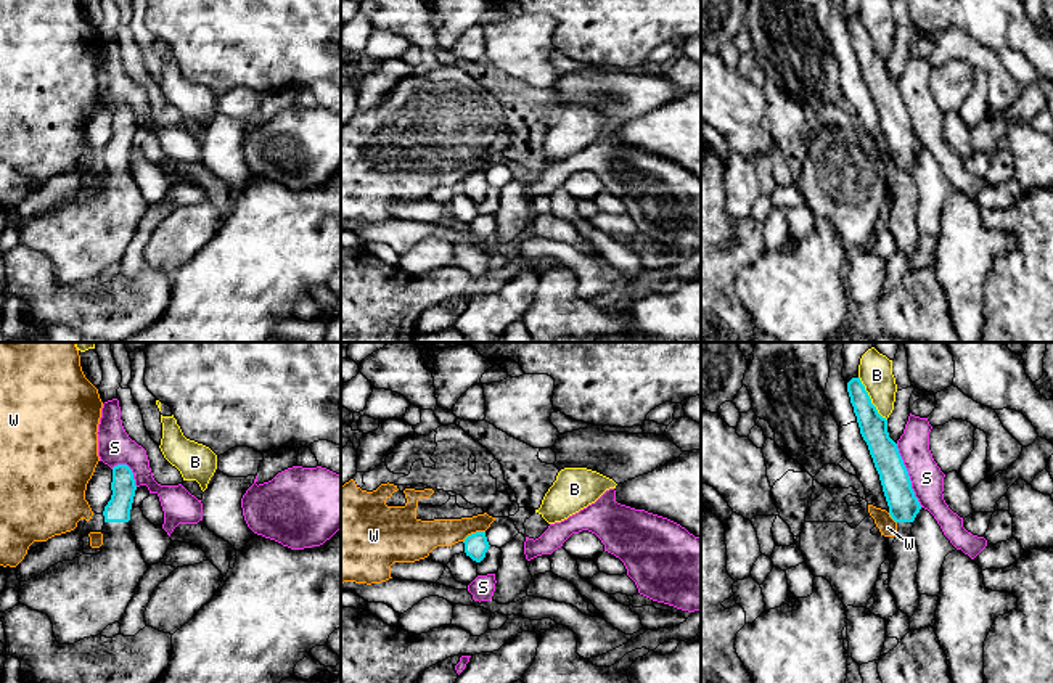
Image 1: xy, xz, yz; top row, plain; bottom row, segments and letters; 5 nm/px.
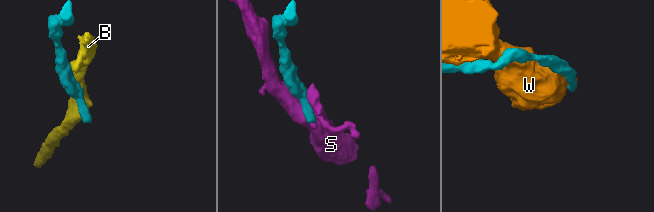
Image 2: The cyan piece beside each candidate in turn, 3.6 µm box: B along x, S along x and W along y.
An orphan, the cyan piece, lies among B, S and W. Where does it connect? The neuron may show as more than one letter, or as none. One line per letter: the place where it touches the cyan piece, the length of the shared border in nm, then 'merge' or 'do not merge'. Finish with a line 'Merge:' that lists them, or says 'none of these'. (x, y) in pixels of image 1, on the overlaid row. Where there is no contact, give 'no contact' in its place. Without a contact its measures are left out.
B: yz (870, 399) | 260 nm | do not merge
S: yz (909, 476) | 340 nm | do not merge
W: xz (473, 534) | 130 nm | do not merge
Merge: none of these

